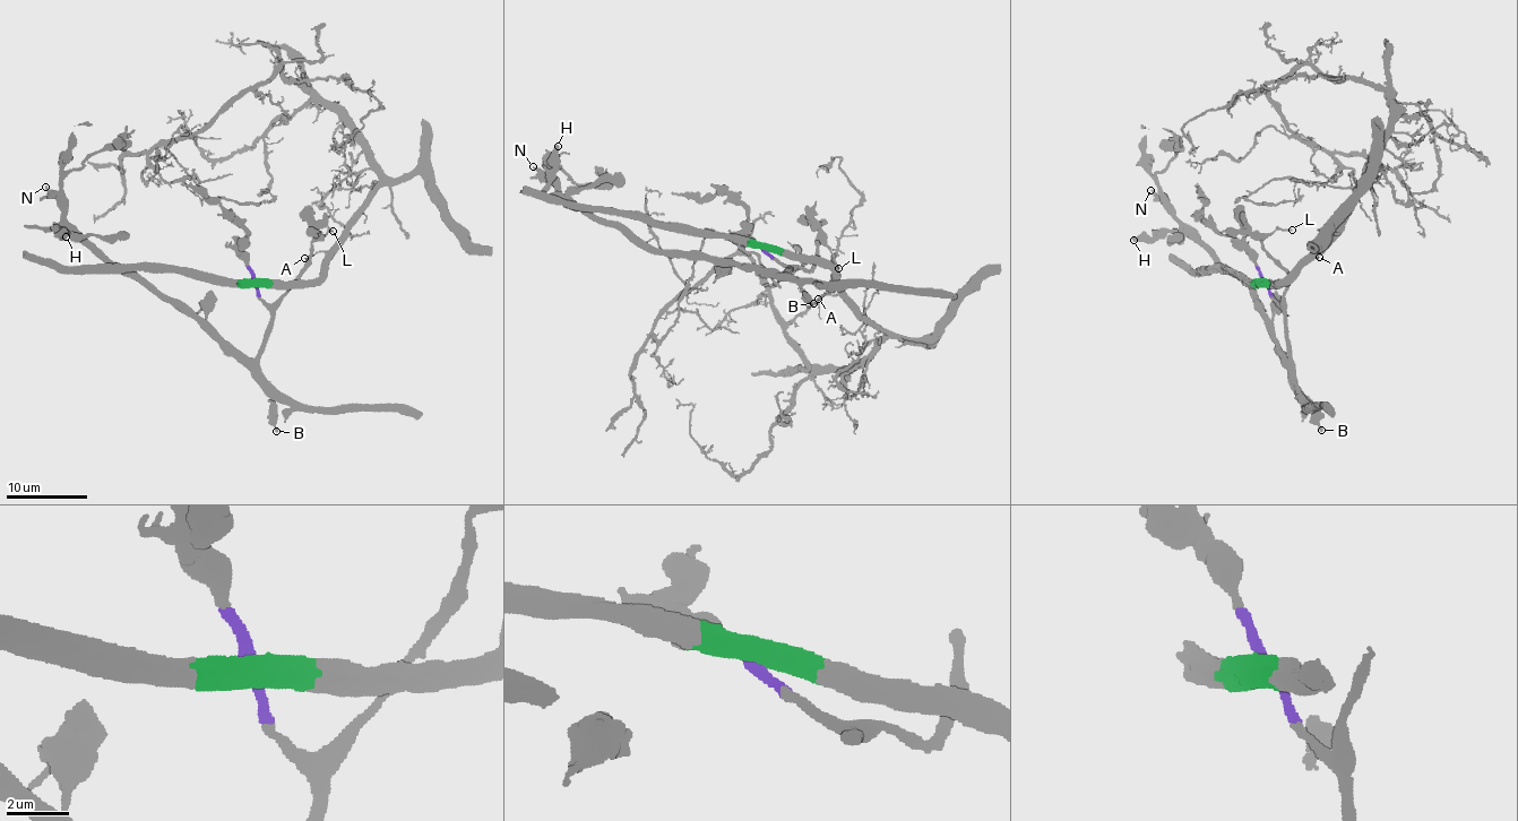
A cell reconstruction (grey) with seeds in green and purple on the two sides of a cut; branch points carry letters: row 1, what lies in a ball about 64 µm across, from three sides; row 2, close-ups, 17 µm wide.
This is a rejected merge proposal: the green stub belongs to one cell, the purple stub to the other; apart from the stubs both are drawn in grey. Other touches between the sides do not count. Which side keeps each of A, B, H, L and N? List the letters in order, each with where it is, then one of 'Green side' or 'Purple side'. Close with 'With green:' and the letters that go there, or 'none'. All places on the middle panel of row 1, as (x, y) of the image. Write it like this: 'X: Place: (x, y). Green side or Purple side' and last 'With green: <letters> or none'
A: Place: (818, 299). Green side
B: Place: (813, 303). Purple side
H: Place: (558, 146). Purple side
L: Place: (838, 268). Purple side
N: Place: (533, 166). Purple side
With green: A

